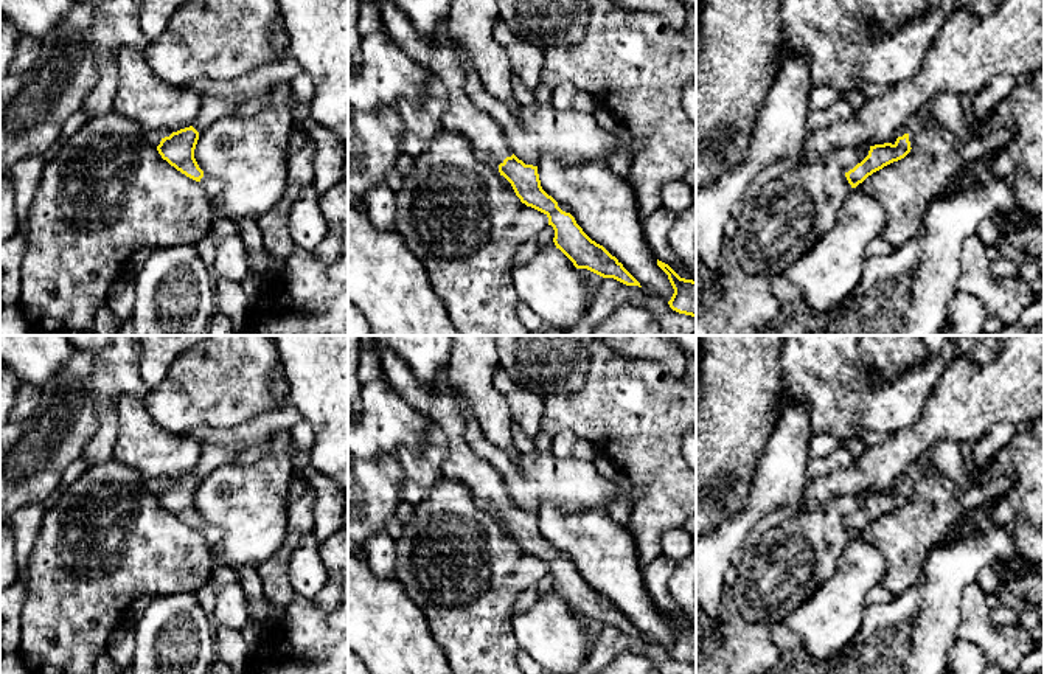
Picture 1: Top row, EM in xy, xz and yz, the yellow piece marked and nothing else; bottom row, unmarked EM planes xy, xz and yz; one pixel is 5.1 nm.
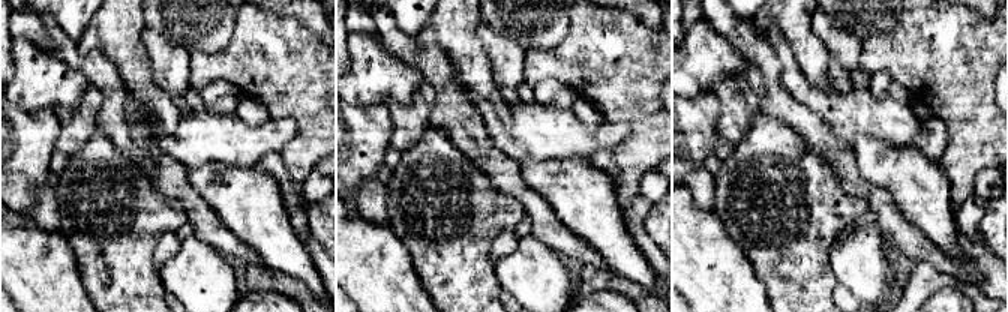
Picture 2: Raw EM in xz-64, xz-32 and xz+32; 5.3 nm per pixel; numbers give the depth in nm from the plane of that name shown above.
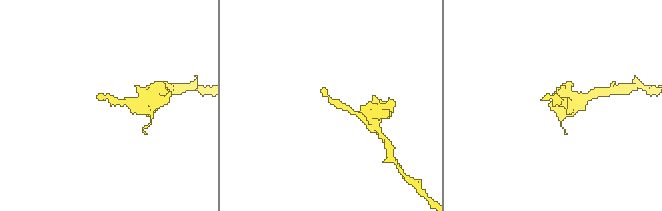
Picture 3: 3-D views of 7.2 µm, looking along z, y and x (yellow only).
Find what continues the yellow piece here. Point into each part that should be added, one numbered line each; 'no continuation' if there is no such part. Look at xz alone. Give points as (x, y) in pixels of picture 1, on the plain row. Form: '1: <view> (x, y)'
1: xz (490, 491)

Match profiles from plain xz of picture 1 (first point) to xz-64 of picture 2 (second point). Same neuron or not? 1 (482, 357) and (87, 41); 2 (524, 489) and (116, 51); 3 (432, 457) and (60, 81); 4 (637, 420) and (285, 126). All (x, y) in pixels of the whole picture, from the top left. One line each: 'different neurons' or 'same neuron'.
1: same neuron
2: different neurons
3: different neurons
4: different neurons

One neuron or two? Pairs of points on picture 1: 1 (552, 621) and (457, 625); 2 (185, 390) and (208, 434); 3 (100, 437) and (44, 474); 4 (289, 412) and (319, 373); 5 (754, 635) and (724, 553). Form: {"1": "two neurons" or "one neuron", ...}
{"1": "two neurons", "2": "two neurons", "3": "two neurons", "4": "two neurons", "5": "two neurons"}

